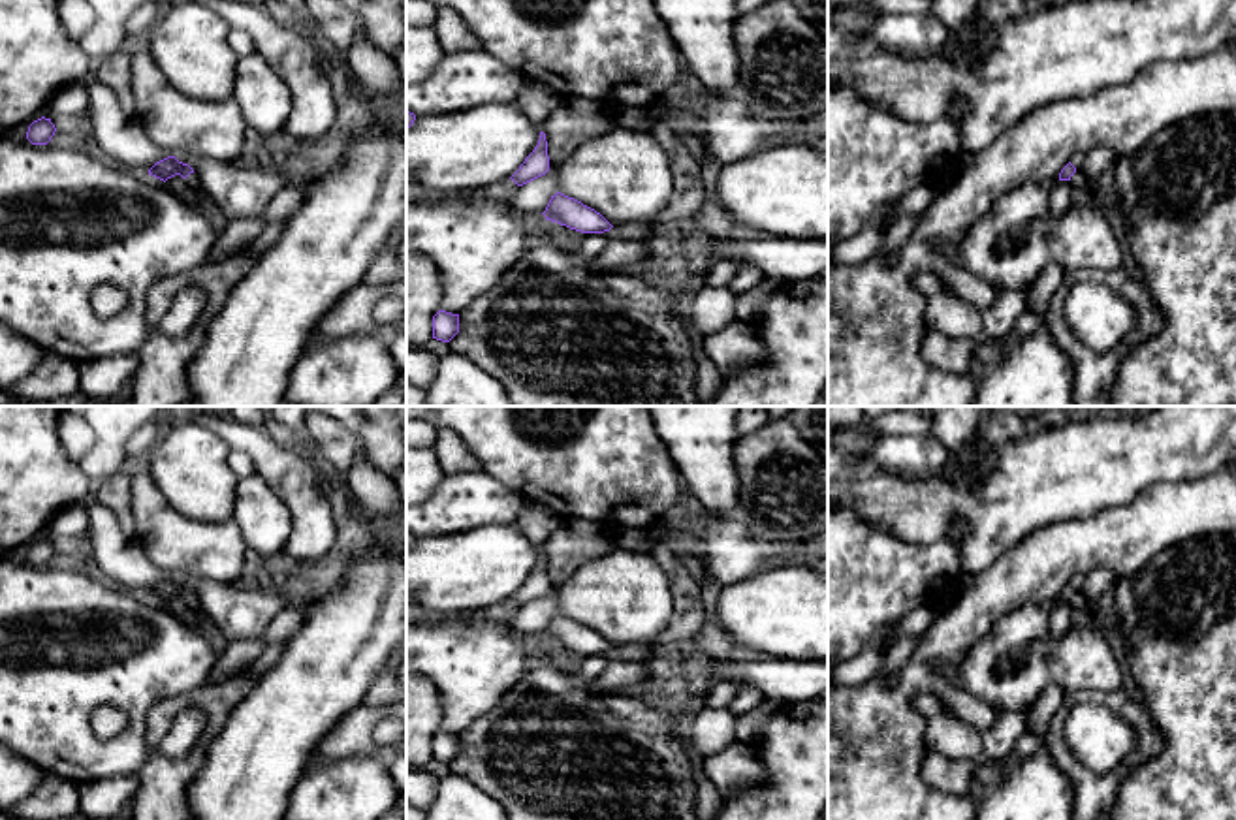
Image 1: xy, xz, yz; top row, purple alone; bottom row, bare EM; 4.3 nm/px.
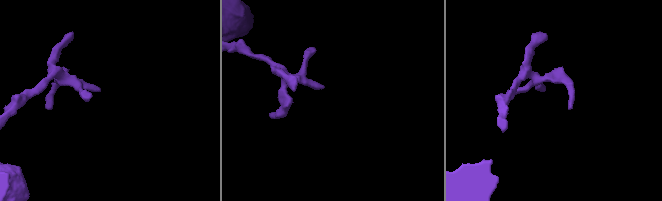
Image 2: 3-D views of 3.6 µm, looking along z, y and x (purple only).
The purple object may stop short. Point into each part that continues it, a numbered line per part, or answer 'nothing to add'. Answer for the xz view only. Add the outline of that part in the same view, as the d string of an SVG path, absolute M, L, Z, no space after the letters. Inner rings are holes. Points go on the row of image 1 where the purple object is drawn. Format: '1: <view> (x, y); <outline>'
nothing to add

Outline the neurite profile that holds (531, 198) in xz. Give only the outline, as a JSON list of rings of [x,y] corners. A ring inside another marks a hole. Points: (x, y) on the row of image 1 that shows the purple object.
[[[549,164],[549,171],[523,186],[514,196],[514,207],[525,214],[542,214],[557,188],[559,166]]]

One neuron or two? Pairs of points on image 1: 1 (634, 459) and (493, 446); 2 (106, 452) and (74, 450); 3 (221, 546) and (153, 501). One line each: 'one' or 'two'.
1: one
2: two
3: one

